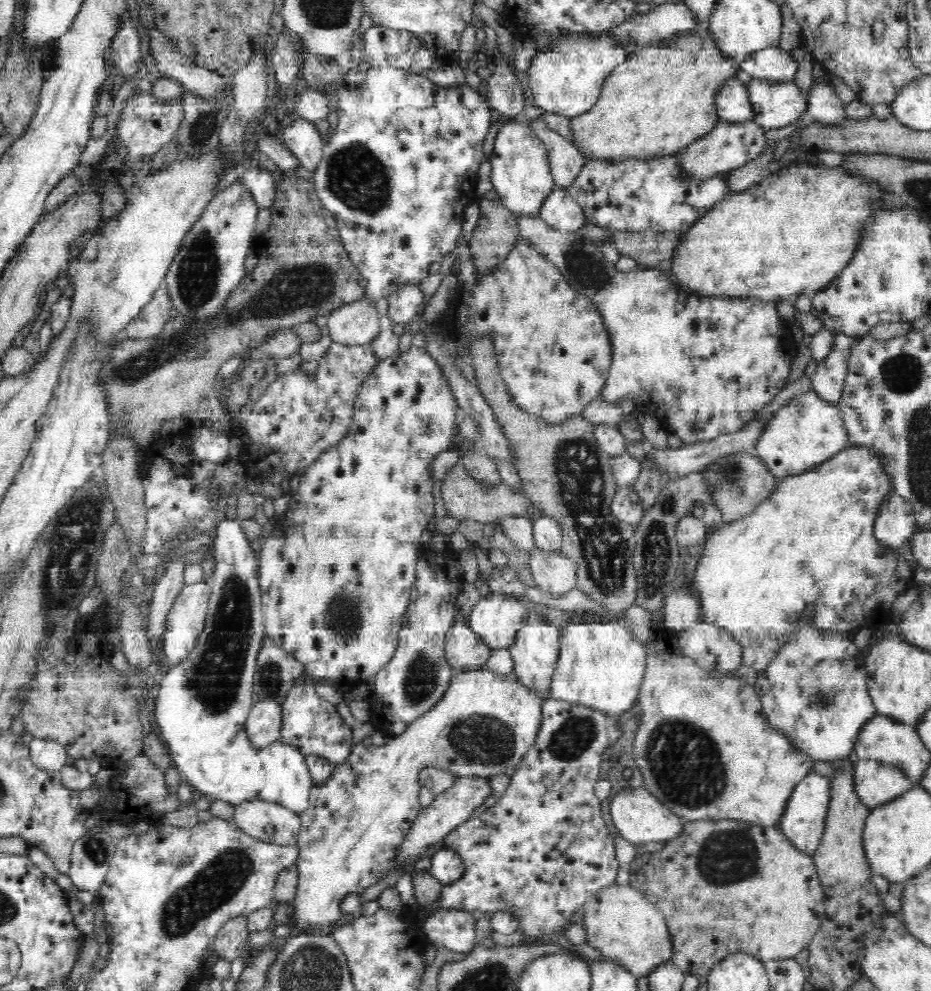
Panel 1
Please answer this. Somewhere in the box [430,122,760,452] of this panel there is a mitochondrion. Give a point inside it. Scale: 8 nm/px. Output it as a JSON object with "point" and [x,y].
{"point":[584,268]}

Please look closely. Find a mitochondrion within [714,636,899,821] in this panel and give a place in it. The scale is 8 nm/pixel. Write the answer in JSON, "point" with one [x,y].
{"point":[824,698]}

